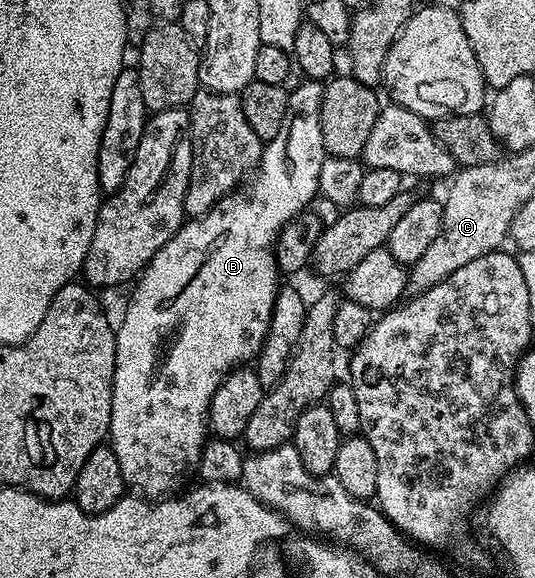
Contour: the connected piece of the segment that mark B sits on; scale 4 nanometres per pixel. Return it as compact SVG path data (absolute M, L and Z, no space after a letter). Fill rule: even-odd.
M305 79L297 88L289 91L289 104L287 105L287 117L283 129L275 133L273 139L264 144L261 152L260 164L252 176L253 188L249 195L234 193L226 195L212 211L200 217L190 218L181 224L181 228L173 234L171 241L151 257L151 261L145 266L136 280L137 288L133 291L133 296L129 299L129 304L125 307L125 316L121 319L121 327L116 328L115 334L117 344L115 345L115 377L113 378L113 392L111 393L111 425L107 436L108 446L113 448L115 457L119 457L119 469L123 469L126 484L133 483L138 492L149 497L165 497L170 493L186 486L185 478L189 471L196 472L201 462L201 454L207 442L207 432L209 431L209 403L215 397L215 393L221 388L221 382L230 371L238 365L248 364L256 360L257 354L261 352L261 347L265 344L265 338L269 332L269 322L271 313L275 305L275 297L279 290L277 275L277 256L275 254L275 244L278 234L294 219L302 214L305 207L319 195L319 169L325 160L325 146L323 145L323 129L321 128L321 98L325 92L324 86L318 80Z

